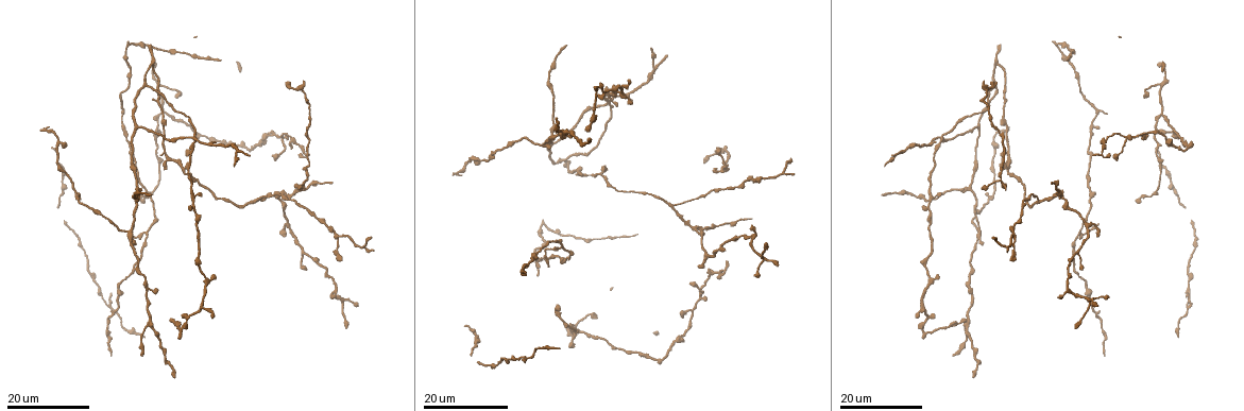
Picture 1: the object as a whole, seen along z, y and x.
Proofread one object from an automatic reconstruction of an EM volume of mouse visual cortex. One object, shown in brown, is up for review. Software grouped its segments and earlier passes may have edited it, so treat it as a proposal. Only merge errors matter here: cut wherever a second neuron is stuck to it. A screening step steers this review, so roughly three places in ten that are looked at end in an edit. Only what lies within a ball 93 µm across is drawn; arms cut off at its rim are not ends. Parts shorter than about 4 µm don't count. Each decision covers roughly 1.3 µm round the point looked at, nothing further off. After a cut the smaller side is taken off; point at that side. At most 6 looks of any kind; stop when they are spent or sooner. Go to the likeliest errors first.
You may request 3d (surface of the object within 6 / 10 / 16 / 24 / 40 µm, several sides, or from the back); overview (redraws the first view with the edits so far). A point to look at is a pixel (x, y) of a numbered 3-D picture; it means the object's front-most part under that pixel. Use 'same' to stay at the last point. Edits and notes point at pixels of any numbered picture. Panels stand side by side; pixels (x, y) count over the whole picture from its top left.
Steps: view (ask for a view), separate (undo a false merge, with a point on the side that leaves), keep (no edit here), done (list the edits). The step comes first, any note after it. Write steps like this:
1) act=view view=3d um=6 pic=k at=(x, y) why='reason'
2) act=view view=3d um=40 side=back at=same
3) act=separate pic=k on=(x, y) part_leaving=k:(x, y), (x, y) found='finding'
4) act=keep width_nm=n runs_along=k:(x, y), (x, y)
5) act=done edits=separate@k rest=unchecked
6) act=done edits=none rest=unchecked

act=view view=3d um=24 pic=1 at=(701, 297) why='four or more arms meet'

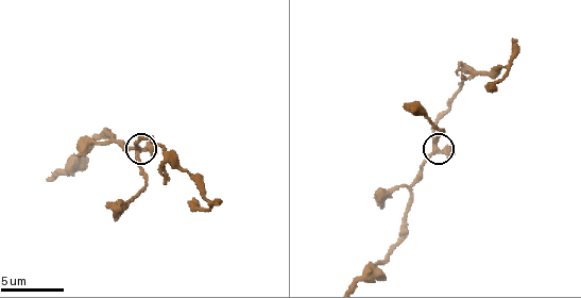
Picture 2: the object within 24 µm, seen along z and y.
act=view view=3d um=6 pic=2 at=(436, 143) why='zoom in'

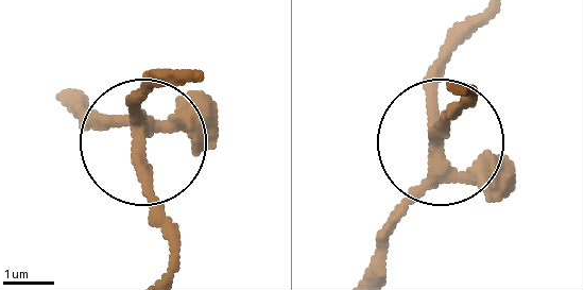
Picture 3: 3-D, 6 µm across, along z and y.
act=keep found='all the same neuron'

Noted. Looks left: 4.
act=view view=3d um=16 pic=1 at=(1159, 85) why='two arms in line, one across'

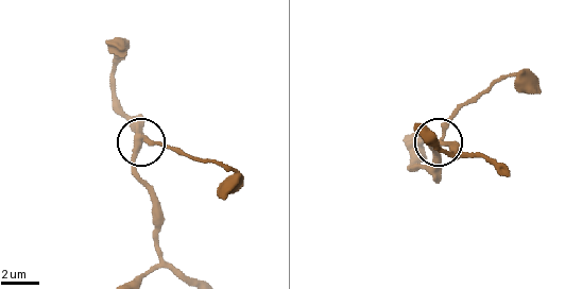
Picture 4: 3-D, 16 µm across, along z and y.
act=view view=3d um=6 pic=4 at=(142, 136)

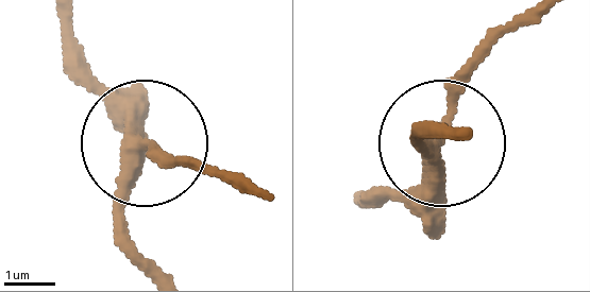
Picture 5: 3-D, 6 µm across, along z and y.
act=view view=3d um=6 side=back pic=5 at=(142, 145)

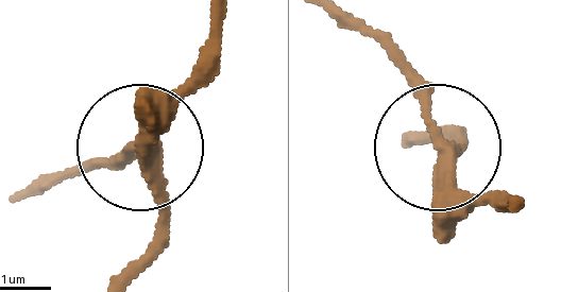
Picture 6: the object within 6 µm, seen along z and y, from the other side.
act=keep side_arm_um=7 found='continuous, no second neuron'

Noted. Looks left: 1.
act=done edits=none rest=unchecked

